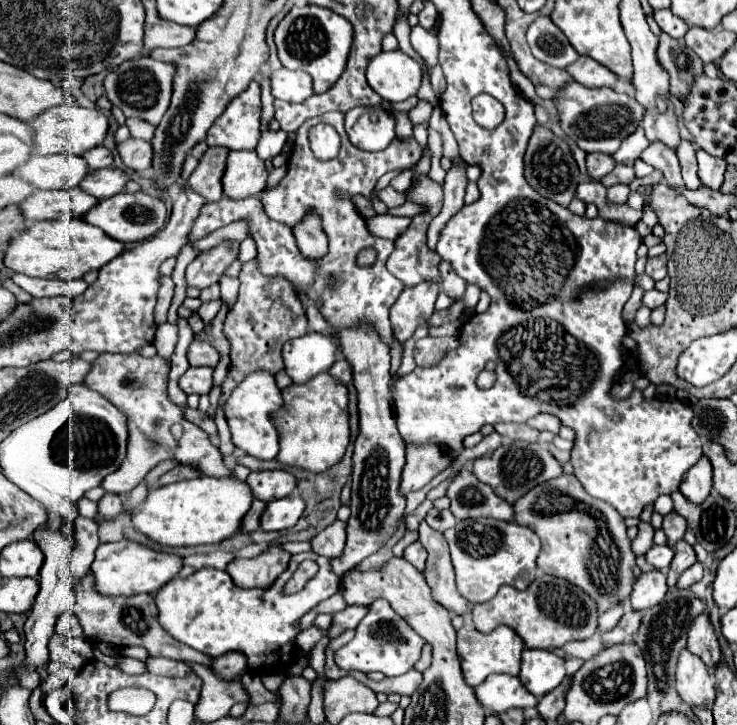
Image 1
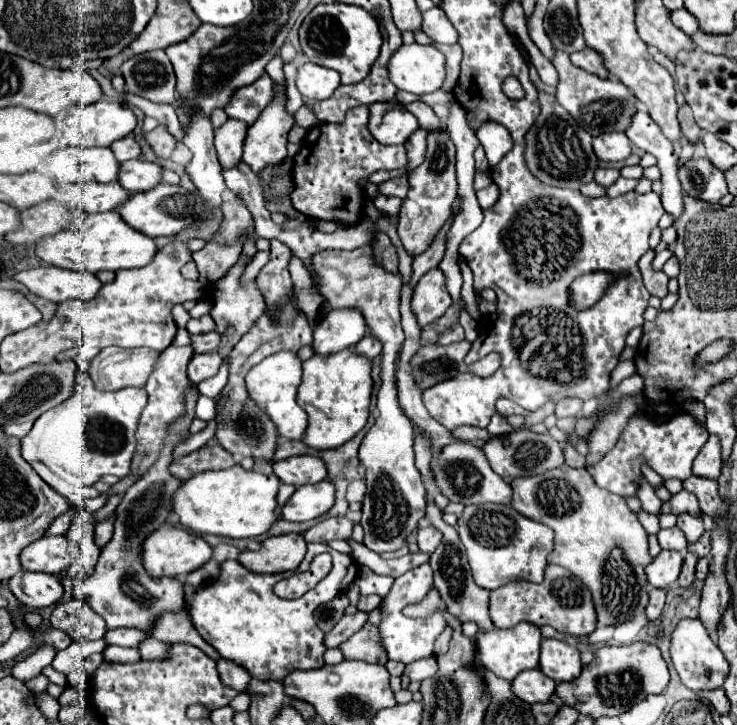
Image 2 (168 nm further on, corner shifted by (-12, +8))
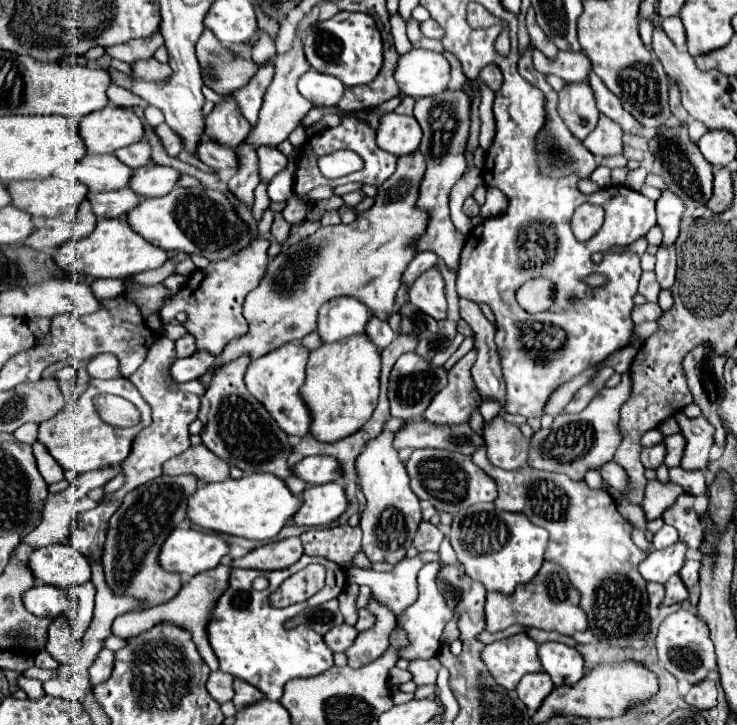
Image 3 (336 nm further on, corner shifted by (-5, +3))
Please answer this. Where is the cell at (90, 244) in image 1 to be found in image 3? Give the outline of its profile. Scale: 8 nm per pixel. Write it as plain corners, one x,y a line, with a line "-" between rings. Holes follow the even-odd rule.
99,219
93,233
89,237
83,237
81,241
67,241
65,245
57,247
51,253
53,261
61,269
71,269
89,277
113,277
113,279
123,279
129,275
137,275
147,269
157,269
165,263
167,253
155,245
151,245
147,239
137,235
125,219
-
75,255
77,255
77,265
75,265

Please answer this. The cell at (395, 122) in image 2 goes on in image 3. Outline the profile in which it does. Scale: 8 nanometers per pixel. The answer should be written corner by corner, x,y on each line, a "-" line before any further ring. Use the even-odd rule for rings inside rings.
385,113
377,127
377,145
397,157
415,153
421,141
421,127
415,117

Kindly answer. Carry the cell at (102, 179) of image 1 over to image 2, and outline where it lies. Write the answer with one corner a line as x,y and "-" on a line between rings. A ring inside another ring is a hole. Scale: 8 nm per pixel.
128,160
122,164
120,182
134,192
146,192
162,182
162,166
148,160

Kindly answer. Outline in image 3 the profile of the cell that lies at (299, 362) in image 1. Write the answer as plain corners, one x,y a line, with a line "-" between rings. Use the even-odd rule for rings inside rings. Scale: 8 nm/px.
337,297
319,309
317,331
323,343
333,343
357,333
365,333
367,321
369,311
361,301
353,297

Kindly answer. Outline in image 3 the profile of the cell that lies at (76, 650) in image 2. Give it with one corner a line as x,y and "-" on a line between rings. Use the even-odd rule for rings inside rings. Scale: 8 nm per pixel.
39,651
35,655
35,665
41,669
51,669
51,671
57,671
57,667
59,667
59,663
47,651

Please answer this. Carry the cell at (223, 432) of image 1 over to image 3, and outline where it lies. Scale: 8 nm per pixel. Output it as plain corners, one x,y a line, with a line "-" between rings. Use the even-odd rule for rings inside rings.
253,473
241,479
225,479
219,483
207,483
199,487
187,505
187,519
207,531
245,537
247,535
271,535
275,537
285,521
301,507
301,499
291,495
287,485
271,473

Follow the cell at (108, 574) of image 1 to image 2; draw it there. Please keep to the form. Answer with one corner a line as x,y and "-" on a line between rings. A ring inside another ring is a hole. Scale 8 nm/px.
162,526
152,536
148,536
148,540
144,542
144,552
142,552
144,568
148,570
150,576
156,576
156,578
186,576
192,570
198,570
200,566
204,566
210,558
212,558
212,546
202,536
188,532
184,528
174,528
174,526

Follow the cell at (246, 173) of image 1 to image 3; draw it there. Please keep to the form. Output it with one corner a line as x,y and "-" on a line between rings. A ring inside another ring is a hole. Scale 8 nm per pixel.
295,39
293,49
289,53
285,53
285,55
277,55
277,59
275,59
275,75
273,75
273,81
271,81
265,97
263,97
263,105
261,105
261,111
259,111
259,121
257,121
255,129
249,133
249,137
245,139
247,145
253,145
253,149
259,149
259,147
277,147
301,123
301,119
305,117
305,113
313,107
297,91
297,79
307,69
309,69
309,63
307,63
305,55
303,55
301,39

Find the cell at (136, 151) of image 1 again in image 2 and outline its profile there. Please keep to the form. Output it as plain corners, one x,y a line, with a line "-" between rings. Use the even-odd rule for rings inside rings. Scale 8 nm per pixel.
158,126
158,128
154,128
152,132
148,132
146,134
146,140
148,140
148,144
152,146
152,150
156,152
156,156
160,156
160,158
170,158
170,154
172,154
172,150
176,148
176,138
168,132
168,128
166,126

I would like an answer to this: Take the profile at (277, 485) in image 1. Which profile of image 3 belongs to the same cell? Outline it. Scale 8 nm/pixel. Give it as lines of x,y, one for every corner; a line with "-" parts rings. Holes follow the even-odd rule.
305,457
291,467
293,475
305,481
307,485
323,485
337,481
341,477
341,467
333,457

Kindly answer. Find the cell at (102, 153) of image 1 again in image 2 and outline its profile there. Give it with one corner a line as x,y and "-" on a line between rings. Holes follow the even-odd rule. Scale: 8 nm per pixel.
128,136
124,140
118,140
116,144
110,146
112,152
116,154
116,158
120,162
126,162
126,160
134,160
134,158
142,158
142,150
140,150
140,144
136,142
134,136

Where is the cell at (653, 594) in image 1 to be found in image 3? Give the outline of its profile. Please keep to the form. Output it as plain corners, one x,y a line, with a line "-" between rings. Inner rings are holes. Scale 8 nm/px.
679,543
661,549
661,551
653,551
641,565
639,565
639,573
643,575
645,581
649,583
667,583
671,575
675,575
683,563
685,563
685,551
687,547

